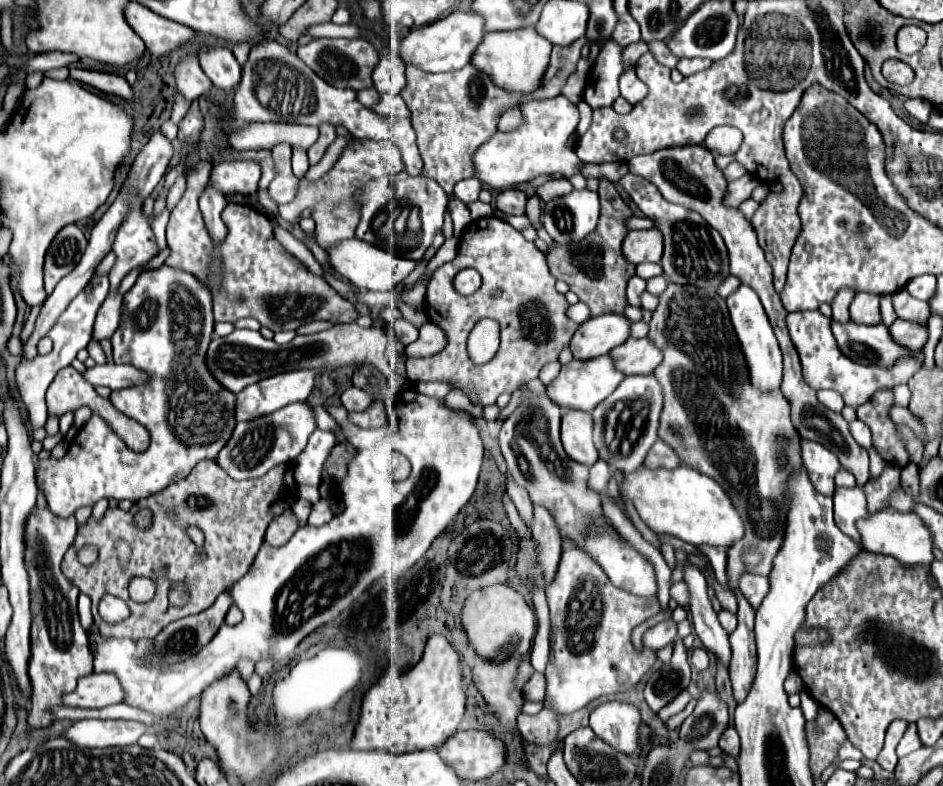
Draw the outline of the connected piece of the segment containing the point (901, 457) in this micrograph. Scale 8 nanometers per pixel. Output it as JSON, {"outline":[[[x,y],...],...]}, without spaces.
{"outline":[[[882,389],[882,391],[876,391],[866,403],[862,403],[856,409],[856,413],[858,413],[858,419],[870,427],[872,443],[880,451],[880,455],[888,463],[896,467],[904,467],[908,463],[908,453],[896,433],[894,423],[888,417],[890,405],[894,405],[892,391]]]}

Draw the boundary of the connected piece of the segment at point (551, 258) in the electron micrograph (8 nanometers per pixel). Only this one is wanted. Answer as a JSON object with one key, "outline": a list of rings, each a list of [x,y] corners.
{"outline":[[[600,177],[598,195],[602,209],[596,229],[578,243],[552,243],[546,253],[550,273],[570,285],[570,291],[574,291],[580,301],[590,307],[592,317],[604,313],[622,313],[626,305],[626,283],[636,273],[636,265],[628,263],[622,255],[622,239],[630,231],[626,223],[632,217],[632,211],[622,201],[614,183],[606,177]]]}

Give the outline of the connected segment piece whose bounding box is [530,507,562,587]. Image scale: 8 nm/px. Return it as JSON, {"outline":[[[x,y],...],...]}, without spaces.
{"outline":[[[534,507],[534,529],[532,537],[538,541],[538,563],[542,569],[542,581],[548,587],[558,571],[560,565],[560,557],[562,557],[562,539],[558,537],[558,529],[550,517],[550,513],[546,513],[546,509],[542,507]]]}

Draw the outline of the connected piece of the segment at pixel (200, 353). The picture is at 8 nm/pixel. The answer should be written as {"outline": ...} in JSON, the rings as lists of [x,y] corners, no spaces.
{"outline":[[[170,265],[140,273],[134,287],[124,295],[122,325],[110,341],[114,349],[114,361],[122,365],[134,365],[136,369],[148,373],[148,381],[144,385],[132,385],[120,391],[112,391],[110,403],[120,413],[136,419],[150,431],[150,447],[144,453],[130,451],[124,441],[112,433],[104,419],[92,414],[78,431],[64,459],[56,461],[50,457],[40,461],[36,479],[42,485],[48,509],[54,515],[68,519],[80,507],[94,507],[100,499],[130,499],[136,503],[160,493],[162,489],[166,489],[166,485],[188,477],[196,463],[200,463],[202,459],[216,459],[236,427],[236,393],[222,387],[206,367],[206,349],[212,341],[212,327],[212,295],[192,273]]]}

